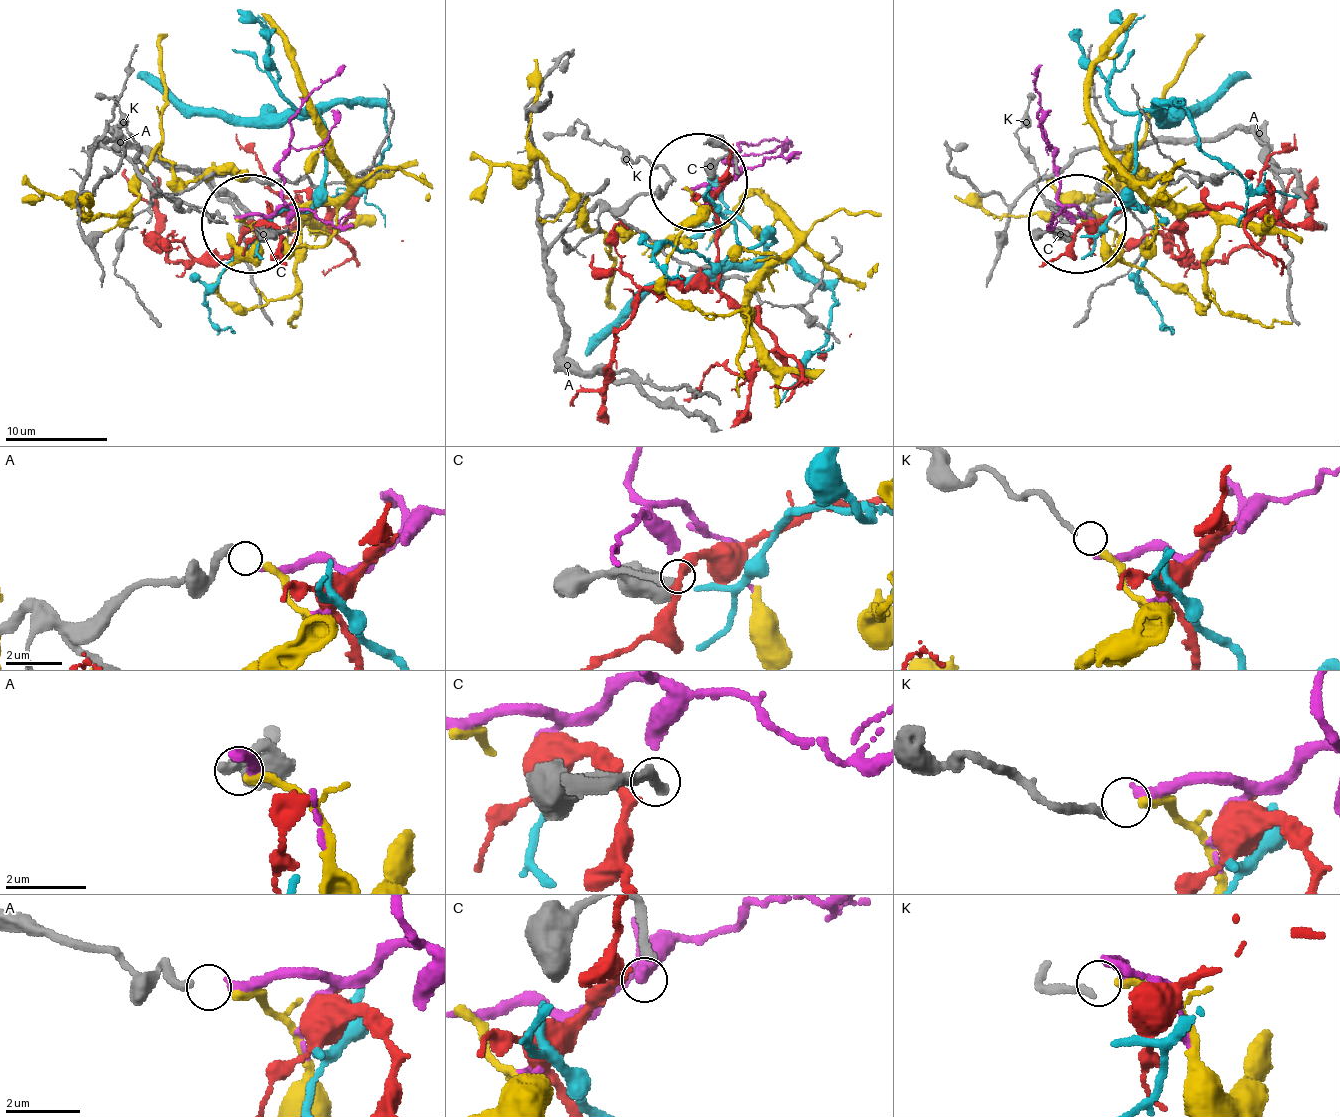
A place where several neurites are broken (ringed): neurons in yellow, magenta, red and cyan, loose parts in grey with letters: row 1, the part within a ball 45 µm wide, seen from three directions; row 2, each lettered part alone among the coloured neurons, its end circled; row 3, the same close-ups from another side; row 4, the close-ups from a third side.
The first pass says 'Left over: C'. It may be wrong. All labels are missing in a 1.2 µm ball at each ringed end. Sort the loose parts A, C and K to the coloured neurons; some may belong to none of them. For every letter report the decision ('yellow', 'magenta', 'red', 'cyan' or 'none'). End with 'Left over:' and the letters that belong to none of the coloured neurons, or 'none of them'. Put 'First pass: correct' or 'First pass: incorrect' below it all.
A: magenta
C: none
K: yellow
Left over: C
First pass: correct

